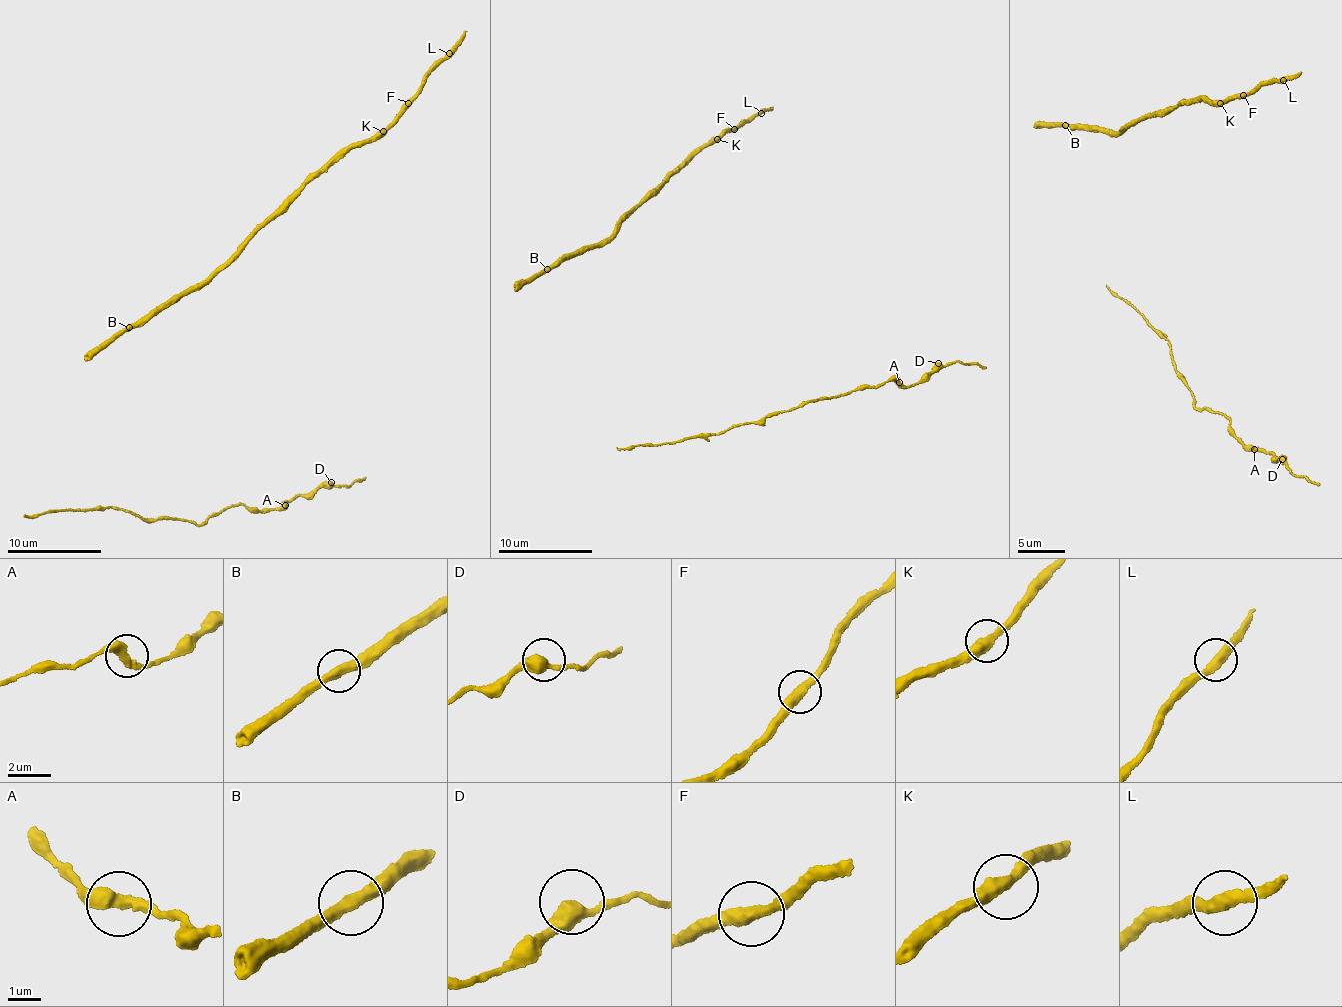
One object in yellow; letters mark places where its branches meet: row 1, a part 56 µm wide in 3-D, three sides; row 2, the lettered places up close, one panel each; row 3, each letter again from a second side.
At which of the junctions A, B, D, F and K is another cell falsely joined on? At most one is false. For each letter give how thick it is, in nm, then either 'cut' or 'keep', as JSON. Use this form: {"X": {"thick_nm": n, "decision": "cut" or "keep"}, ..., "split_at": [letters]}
{"A": {"thick_nm": 400, "decision": "keep"}, "B": {"thick_nm": 380, "decision": "keep"}, "D": {"thick_nm": 440, "decision": "keep"}, "F": {"thick_nm": 400, "decision": "cut"}, "K": {"thick_nm": 400, "decision": "keep"}, "split_at": ["F"]}

